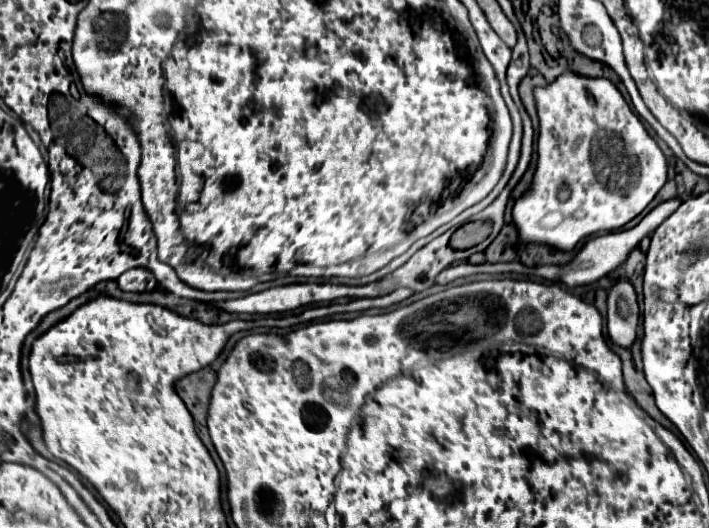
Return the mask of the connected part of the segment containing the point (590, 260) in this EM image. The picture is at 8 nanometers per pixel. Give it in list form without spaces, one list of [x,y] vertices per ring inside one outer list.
[[[672,198],[672,200],[666,200],[662,204],[658,204],[654,210],[650,210],[640,224],[636,224],[634,228],[630,230],[620,230],[620,232],[610,232],[610,234],[604,234],[604,236],[598,236],[598,238],[592,238],[584,244],[584,248],[578,252],[578,256],[566,264],[566,266],[540,266],[540,268],[528,268],[520,262],[506,262],[506,264],[480,264],[480,266],[474,266],[474,264],[456,264],[456,266],[448,266],[444,272],[441,272],[436,278],[436,284],[447,285],[456,280],[456,278],[464,278],[464,276],[474,276],[474,274],[522,274],[522,276],[538,276],[538,278],[544,278],[544,280],[550,280],[550,282],[562,282],[570,288],[574,286],[584,286],[584,284],[592,284],[604,276],[608,276],[610,272],[614,272],[616,268],[620,268],[630,252],[640,244],[640,240],[644,236],[648,236],[650,232],[654,232],[678,206],[682,204],[680,198]]]

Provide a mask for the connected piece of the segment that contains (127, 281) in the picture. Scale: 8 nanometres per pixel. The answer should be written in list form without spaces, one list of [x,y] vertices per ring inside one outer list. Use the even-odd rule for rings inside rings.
[[[130,268],[118,278],[118,286],[126,292],[146,292],[156,281],[155,276],[146,268]]]

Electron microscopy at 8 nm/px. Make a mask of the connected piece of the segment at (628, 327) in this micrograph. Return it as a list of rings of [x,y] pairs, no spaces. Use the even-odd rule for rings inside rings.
[[[612,288],[608,292],[608,336],[612,344],[630,350],[636,342],[638,318],[634,288]]]

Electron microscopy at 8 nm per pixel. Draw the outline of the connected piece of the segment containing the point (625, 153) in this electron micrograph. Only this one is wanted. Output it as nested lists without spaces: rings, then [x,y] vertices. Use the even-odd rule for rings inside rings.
[[[564,72],[554,82],[546,86],[536,86],[534,100],[536,100],[536,110],[540,120],[538,162],[536,162],[536,172],[530,188],[514,202],[512,216],[522,242],[544,244],[560,252],[572,252],[576,244],[582,242],[584,238],[600,230],[618,230],[626,222],[636,218],[652,202],[656,192],[666,182],[666,158],[658,148],[658,144],[654,142],[654,138],[646,132],[640,118],[630,110],[620,90],[608,78],[590,78],[576,72]],[[598,136],[616,140],[618,162],[638,162],[638,166],[634,168],[636,172],[630,178],[616,176],[616,180],[612,180],[606,172],[600,174],[602,178],[606,178],[606,184],[610,184],[610,188],[618,188],[624,192],[610,190],[606,184],[600,182],[596,174],[596,168],[592,164],[592,146],[598,140]]]

